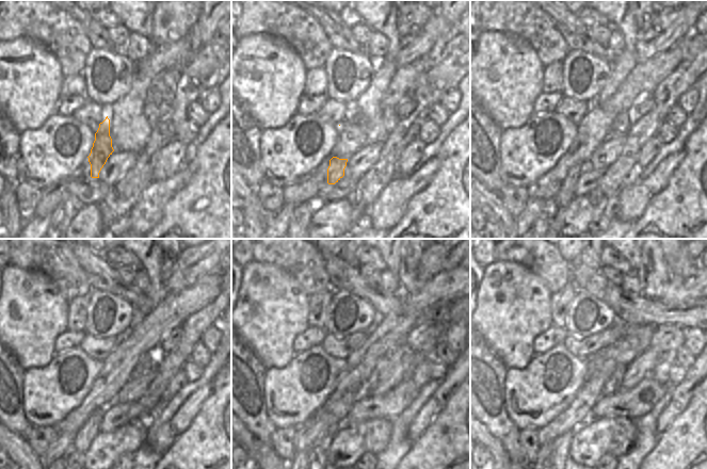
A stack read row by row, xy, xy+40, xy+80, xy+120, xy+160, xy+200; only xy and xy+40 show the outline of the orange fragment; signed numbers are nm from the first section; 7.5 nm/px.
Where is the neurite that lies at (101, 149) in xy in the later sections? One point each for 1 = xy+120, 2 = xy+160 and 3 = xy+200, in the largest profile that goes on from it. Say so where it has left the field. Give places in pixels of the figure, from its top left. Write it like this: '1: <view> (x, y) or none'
1: xy+120 (84, 437)
2: xy+160 (325, 437)
3: xy+200 (564, 440)

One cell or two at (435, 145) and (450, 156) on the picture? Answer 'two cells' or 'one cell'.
two cells

